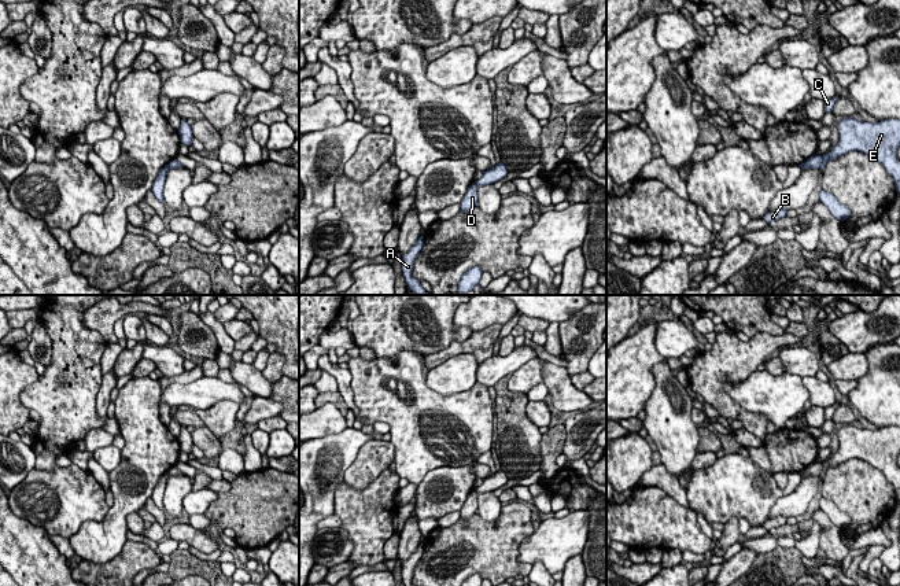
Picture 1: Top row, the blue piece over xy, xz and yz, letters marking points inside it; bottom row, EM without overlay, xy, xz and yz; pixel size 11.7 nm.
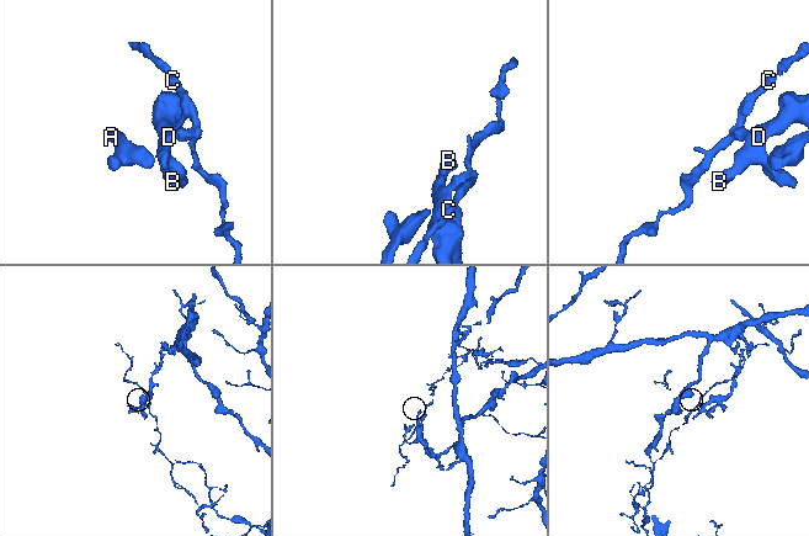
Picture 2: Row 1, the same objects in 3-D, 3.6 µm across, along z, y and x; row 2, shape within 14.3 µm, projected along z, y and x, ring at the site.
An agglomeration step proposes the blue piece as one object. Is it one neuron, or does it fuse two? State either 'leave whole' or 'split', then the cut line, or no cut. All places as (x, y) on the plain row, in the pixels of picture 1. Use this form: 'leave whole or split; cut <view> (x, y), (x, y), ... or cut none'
split; cut xz (474, 490), (478, 493)

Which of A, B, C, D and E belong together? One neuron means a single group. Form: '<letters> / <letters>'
A B D E / C

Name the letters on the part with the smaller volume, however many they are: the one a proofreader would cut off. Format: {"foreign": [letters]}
{"foreign": ["C"]}

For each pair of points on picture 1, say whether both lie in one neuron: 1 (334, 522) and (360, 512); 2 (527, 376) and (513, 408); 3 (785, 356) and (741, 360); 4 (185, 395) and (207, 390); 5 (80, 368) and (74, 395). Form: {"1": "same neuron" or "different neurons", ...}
{"1": "different neurons", "2": "different neurons", "3": "different neurons", "4": "same neuron", "5": "same neuron"}

